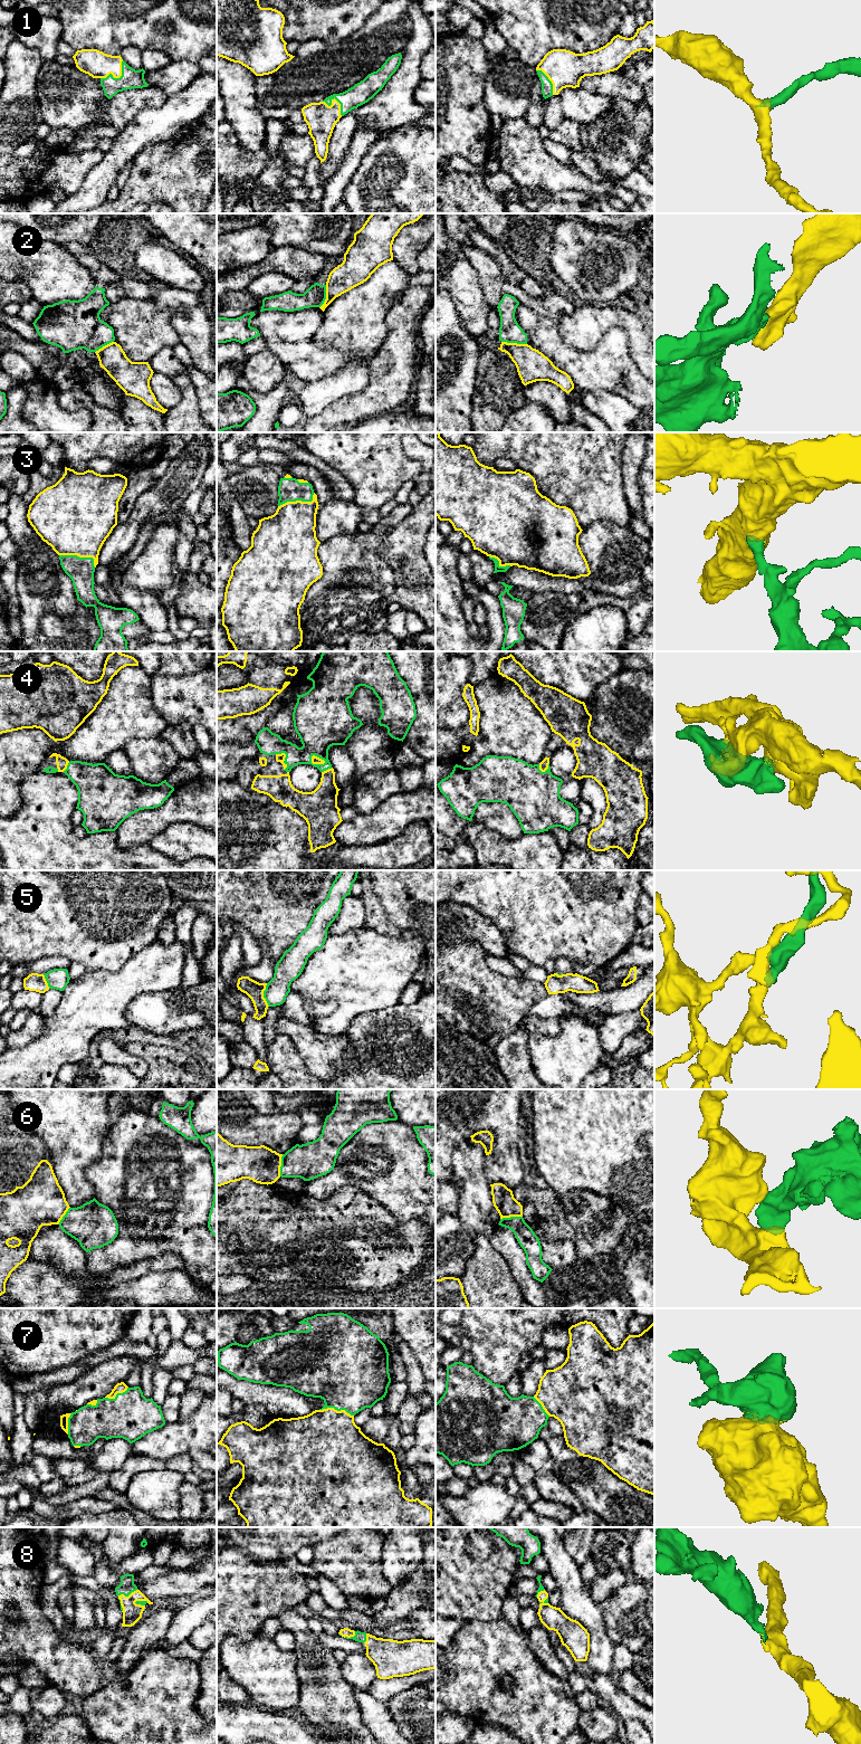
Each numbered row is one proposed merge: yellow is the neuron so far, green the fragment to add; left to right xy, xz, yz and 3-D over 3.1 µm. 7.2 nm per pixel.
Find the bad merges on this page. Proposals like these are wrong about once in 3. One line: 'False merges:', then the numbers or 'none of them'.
False merges: 2, 6

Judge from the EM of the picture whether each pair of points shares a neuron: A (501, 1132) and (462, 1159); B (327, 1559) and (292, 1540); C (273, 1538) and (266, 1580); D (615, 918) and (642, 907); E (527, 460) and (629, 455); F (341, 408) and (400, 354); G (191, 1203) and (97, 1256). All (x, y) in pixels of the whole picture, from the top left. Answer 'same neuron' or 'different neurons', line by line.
A: different neurons
B: different neurons
C: different neurons
D: different neurons
E: different neurons
F: same neuron
G: same neuron

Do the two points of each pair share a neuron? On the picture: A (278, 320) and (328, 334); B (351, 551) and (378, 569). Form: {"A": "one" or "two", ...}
{"A": "two", "B": "one"}

